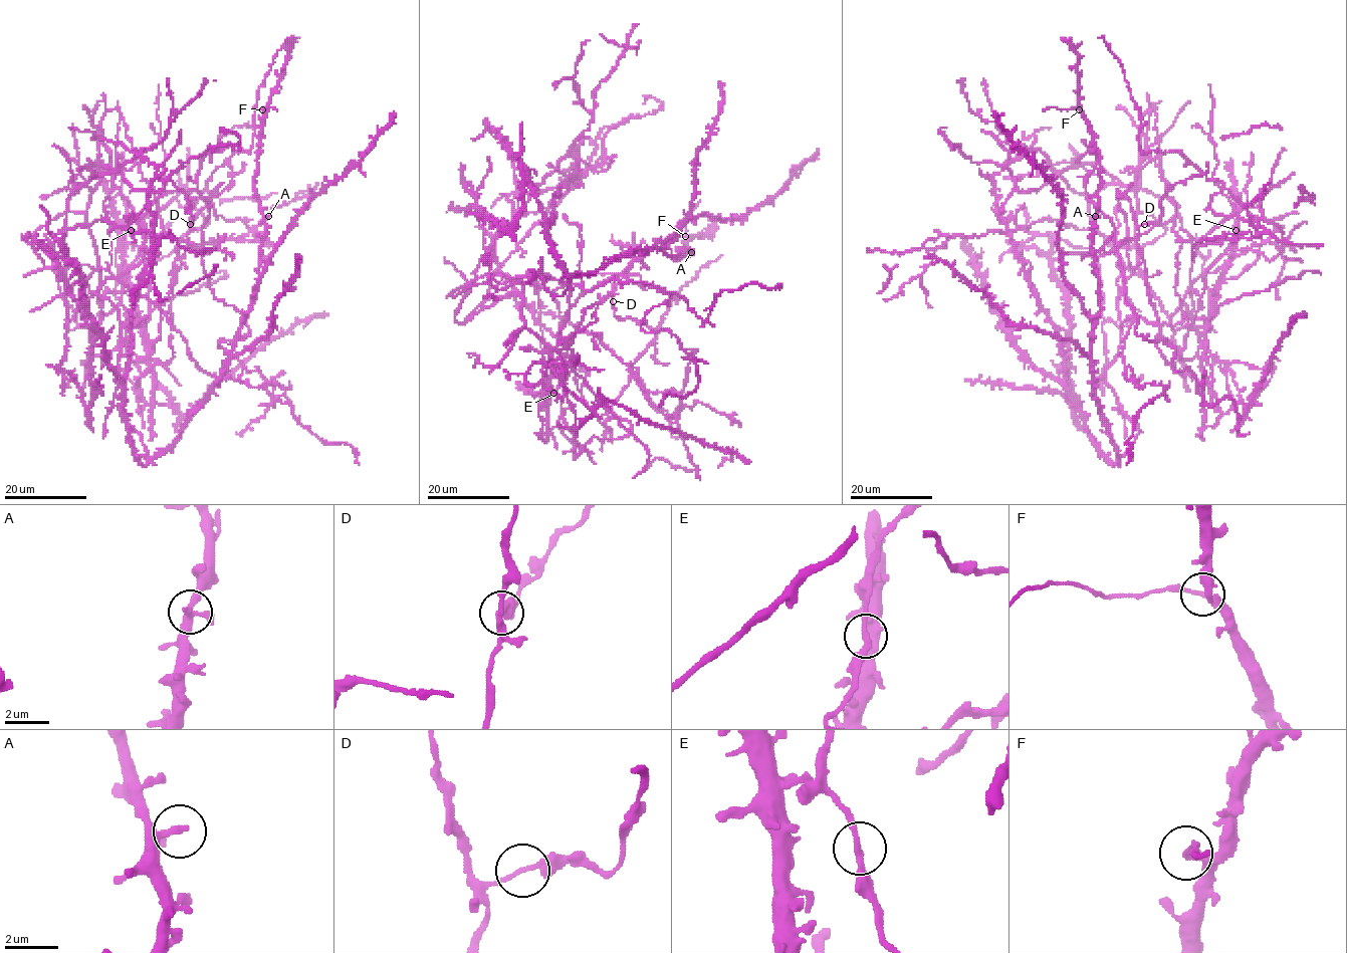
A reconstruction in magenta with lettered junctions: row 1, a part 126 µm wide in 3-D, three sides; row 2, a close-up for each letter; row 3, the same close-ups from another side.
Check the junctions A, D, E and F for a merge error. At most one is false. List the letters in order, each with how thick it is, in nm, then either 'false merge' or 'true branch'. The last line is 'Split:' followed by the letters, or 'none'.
A: calibre 200 nm; true branch
D: calibre 180 nm; true branch
E: calibre 240 nm; true branch
F: calibre 190 nm; false merge
Split: F

